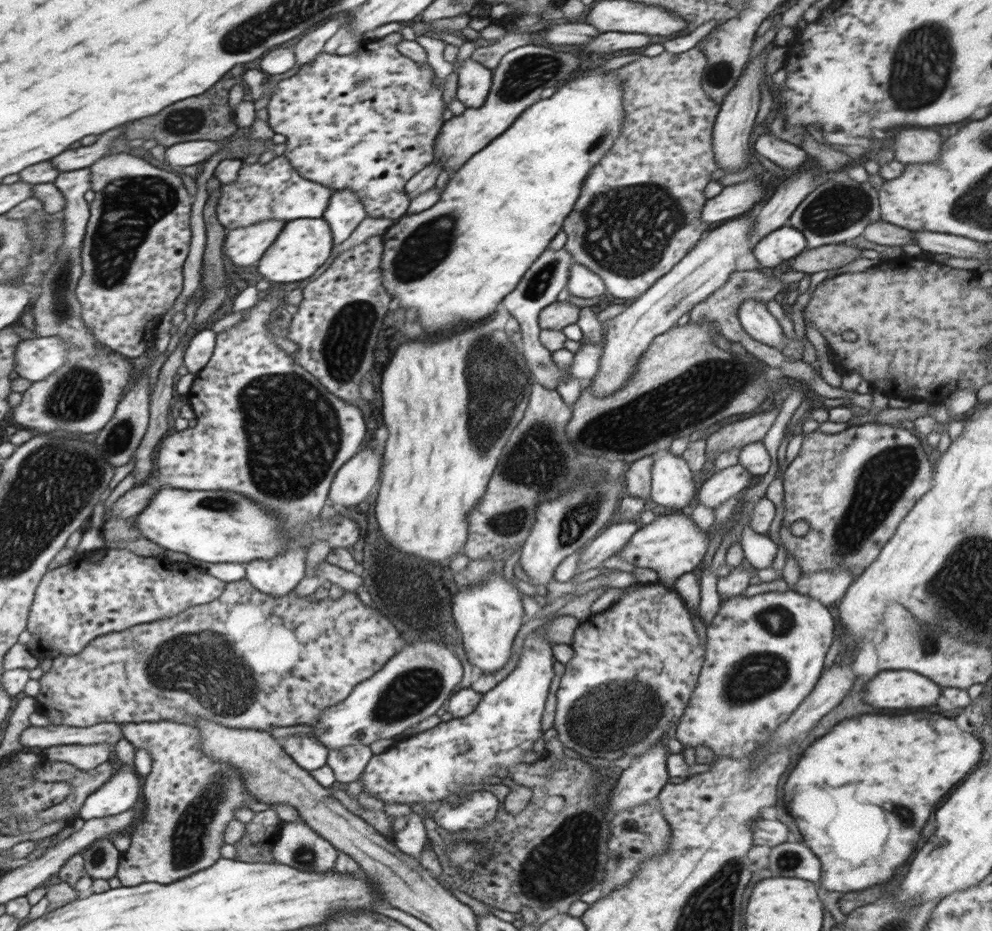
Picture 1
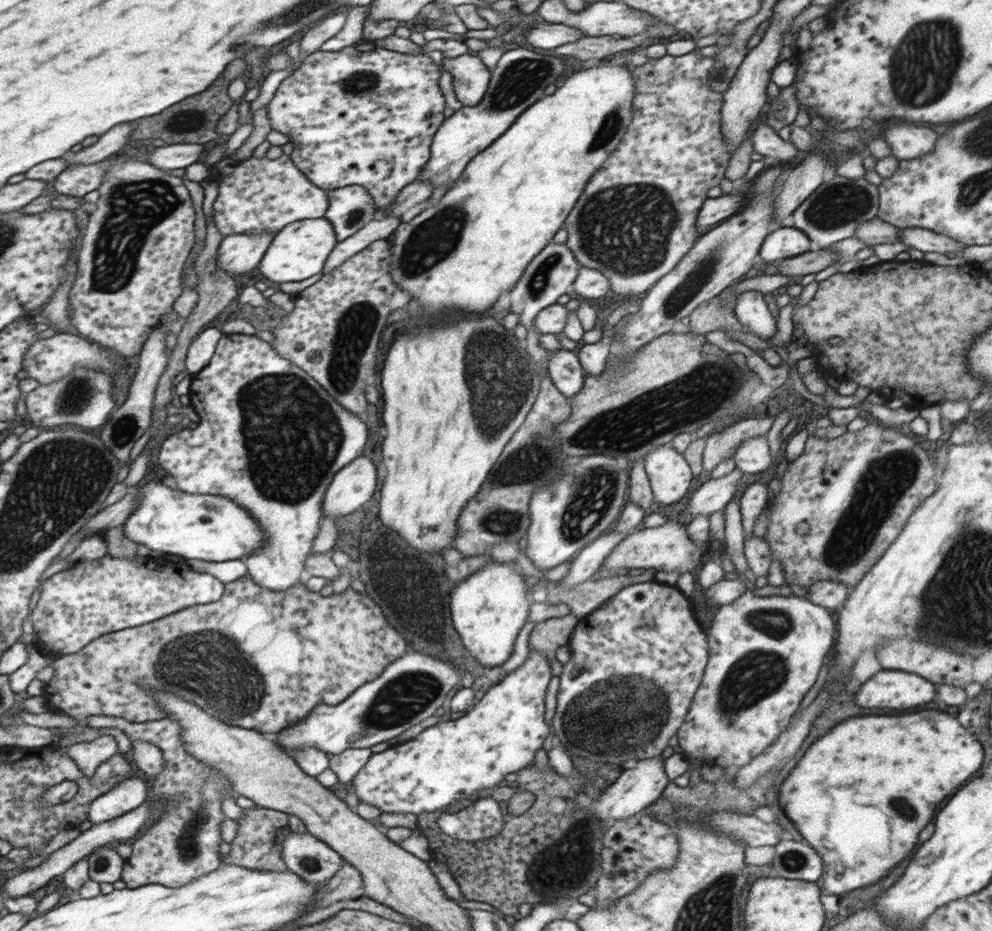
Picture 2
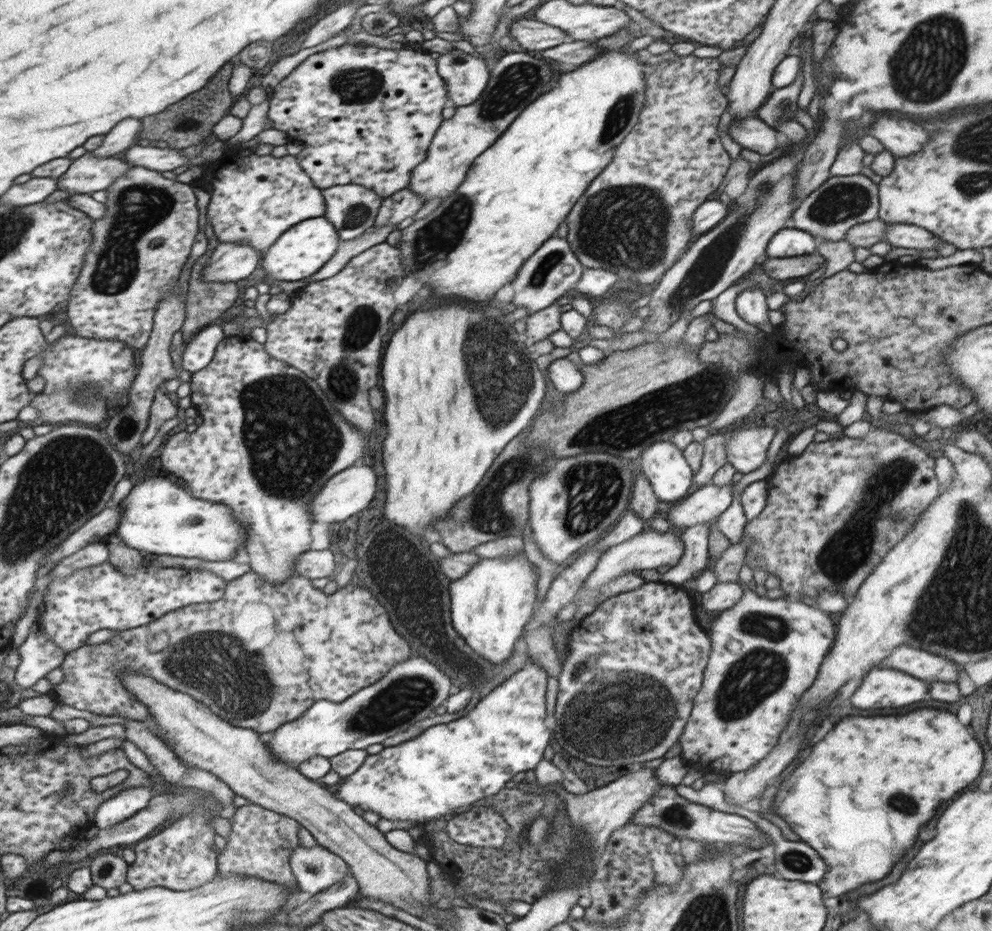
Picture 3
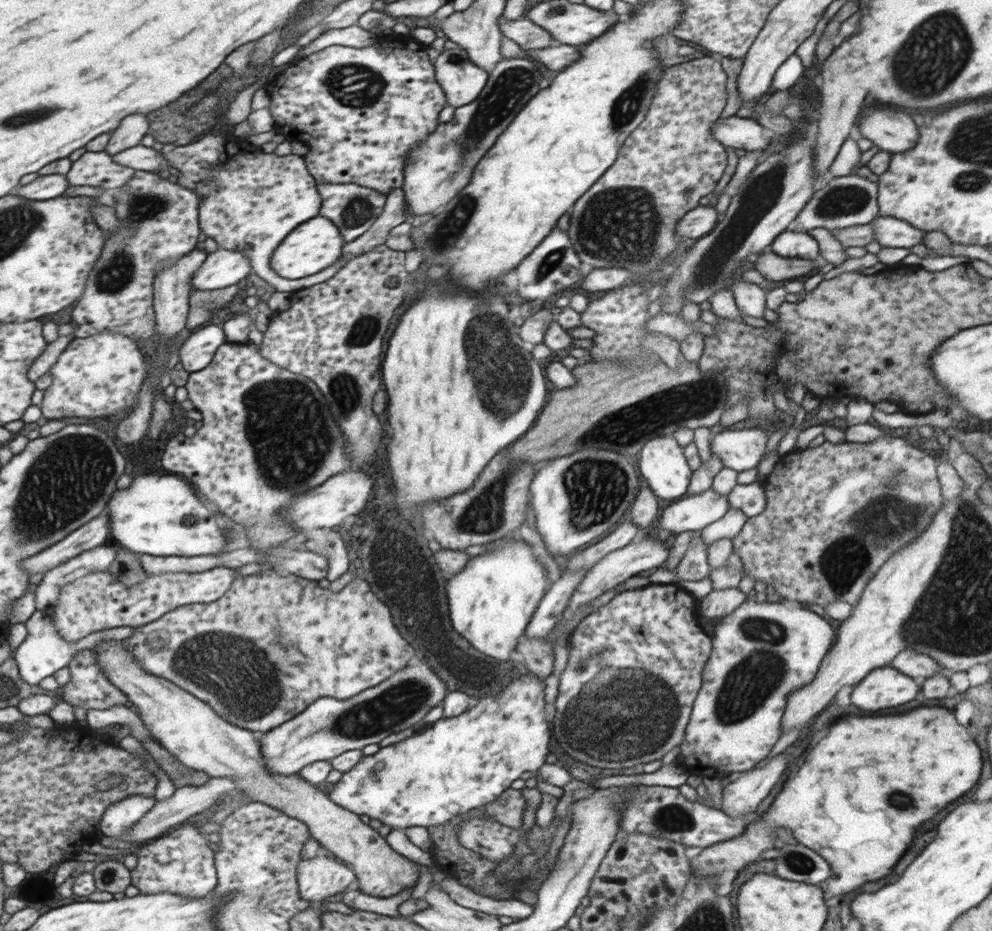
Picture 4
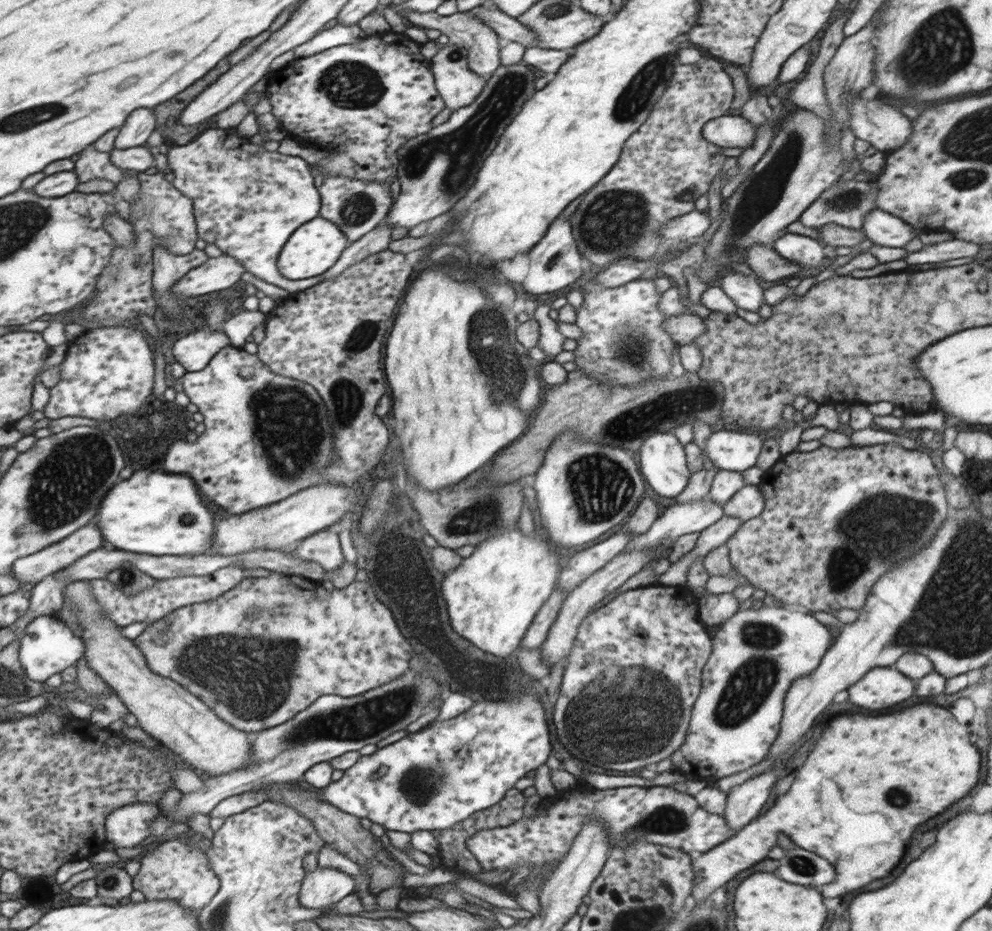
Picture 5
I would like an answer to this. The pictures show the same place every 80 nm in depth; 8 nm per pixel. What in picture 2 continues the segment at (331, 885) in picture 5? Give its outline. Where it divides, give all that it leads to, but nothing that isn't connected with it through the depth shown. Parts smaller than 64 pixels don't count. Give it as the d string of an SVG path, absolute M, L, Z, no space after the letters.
M291 831L283 842L282 858L294 874L310 884L324 885L343 867L343 858L310 833Z

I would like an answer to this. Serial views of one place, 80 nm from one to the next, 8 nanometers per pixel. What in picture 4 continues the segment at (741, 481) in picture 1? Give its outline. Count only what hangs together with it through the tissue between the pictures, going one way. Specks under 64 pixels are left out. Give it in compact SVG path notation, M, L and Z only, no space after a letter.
M712 490L684 497L680 502L674 502L672 506L668 506L659 515L659 520L656 526L652 526L650 534L656 534L653 537L657 537L660 530L668 530L675 537L686 530L701 531L722 518L728 509L728 499Z

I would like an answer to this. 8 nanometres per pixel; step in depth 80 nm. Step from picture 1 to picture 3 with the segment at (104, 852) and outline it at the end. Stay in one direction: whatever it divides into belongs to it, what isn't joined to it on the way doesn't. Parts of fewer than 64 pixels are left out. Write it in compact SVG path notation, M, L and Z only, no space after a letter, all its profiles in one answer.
M118 854L93 855L91 877L93 884L107 890L116 888L127 881L129 864Z

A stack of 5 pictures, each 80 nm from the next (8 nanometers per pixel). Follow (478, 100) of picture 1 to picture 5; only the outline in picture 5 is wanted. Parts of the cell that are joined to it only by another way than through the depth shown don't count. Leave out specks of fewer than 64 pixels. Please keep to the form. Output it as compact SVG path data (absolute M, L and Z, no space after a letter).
M452 42L438 49L430 64L435 87L445 107L452 112L474 102L487 83L480 75L470 71L467 50Z

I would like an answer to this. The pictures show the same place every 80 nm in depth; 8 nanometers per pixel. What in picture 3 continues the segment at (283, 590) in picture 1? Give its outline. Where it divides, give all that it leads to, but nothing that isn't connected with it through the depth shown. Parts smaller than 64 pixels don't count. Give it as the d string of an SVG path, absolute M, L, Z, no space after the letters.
M249 335L244 337L225 336L224 340L218 344L218 348L216 348L216 352L212 357L212 362L206 368L192 373L189 382L191 386L189 396L204 423L192 434L182 433L171 436L165 444L164 451L160 454L160 458L162 458L160 462L168 470L170 476L178 481L181 487L188 491L190 495L229 506L233 517L245 526L245 533L247 534L243 549L246 555L245 561L250 564L252 571L258 574L262 580L274 583L277 586L278 583L283 583L286 579L296 574L295 570L293 570L296 558L300 558L304 552L310 551L310 544L314 540L310 535L310 528L314 523L311 512L309 512L311 500L326 485L326 482L329 481L328 478L332 478L334 474L339 474L342 470L346 470L346 468L358 462L358 458L362 456L362 448L366 446L366 435L362 438L362 432L354 430L350 424L344 422L344 418L340 418L340 414L334 410L334 406L324 396L324 392L320 390L318 383L314 379L304 374L301 370L287 365L281 360L272 358L265 351L265 346L251 339Z

